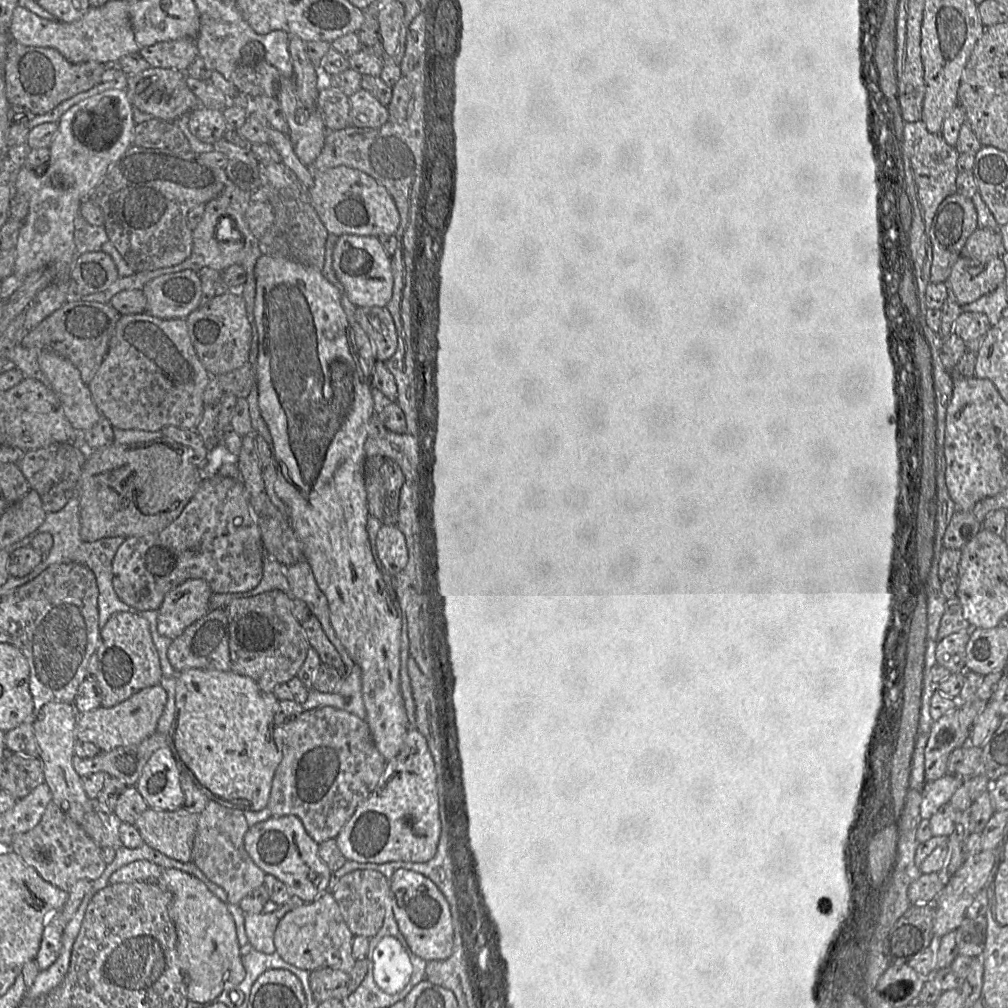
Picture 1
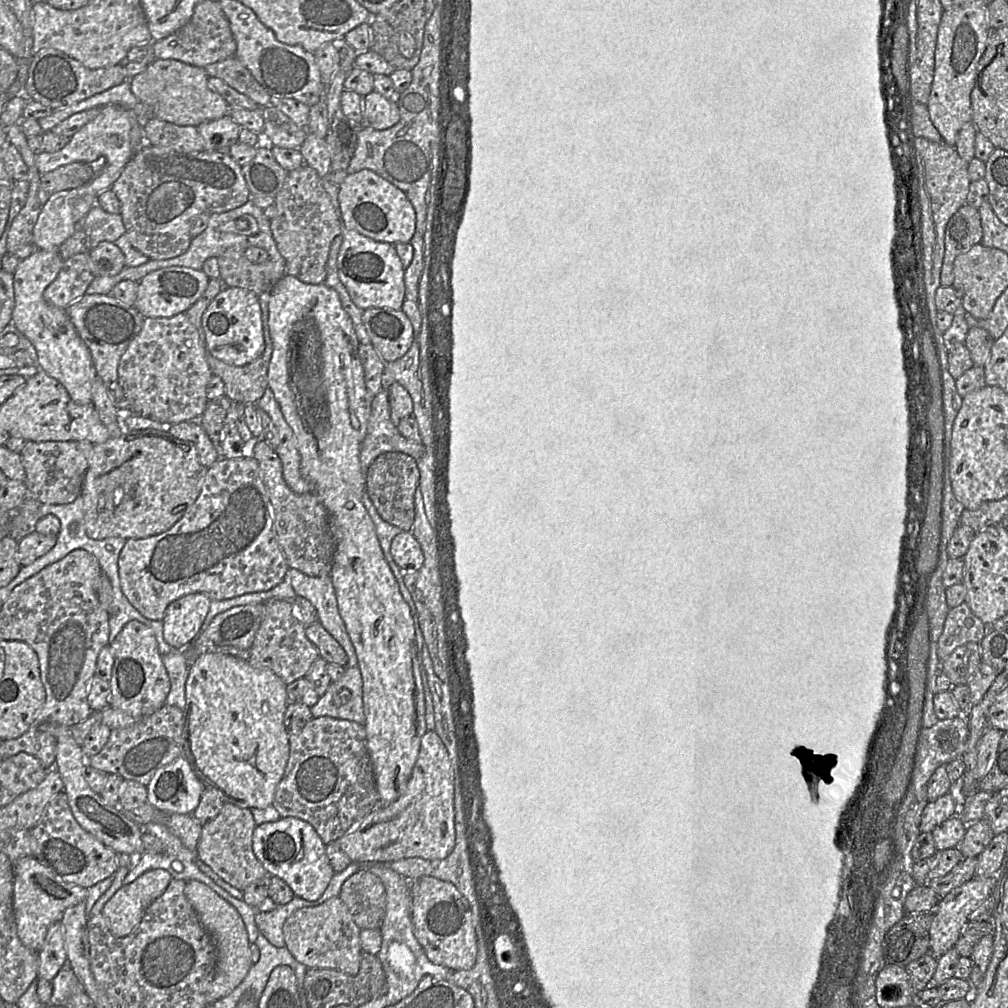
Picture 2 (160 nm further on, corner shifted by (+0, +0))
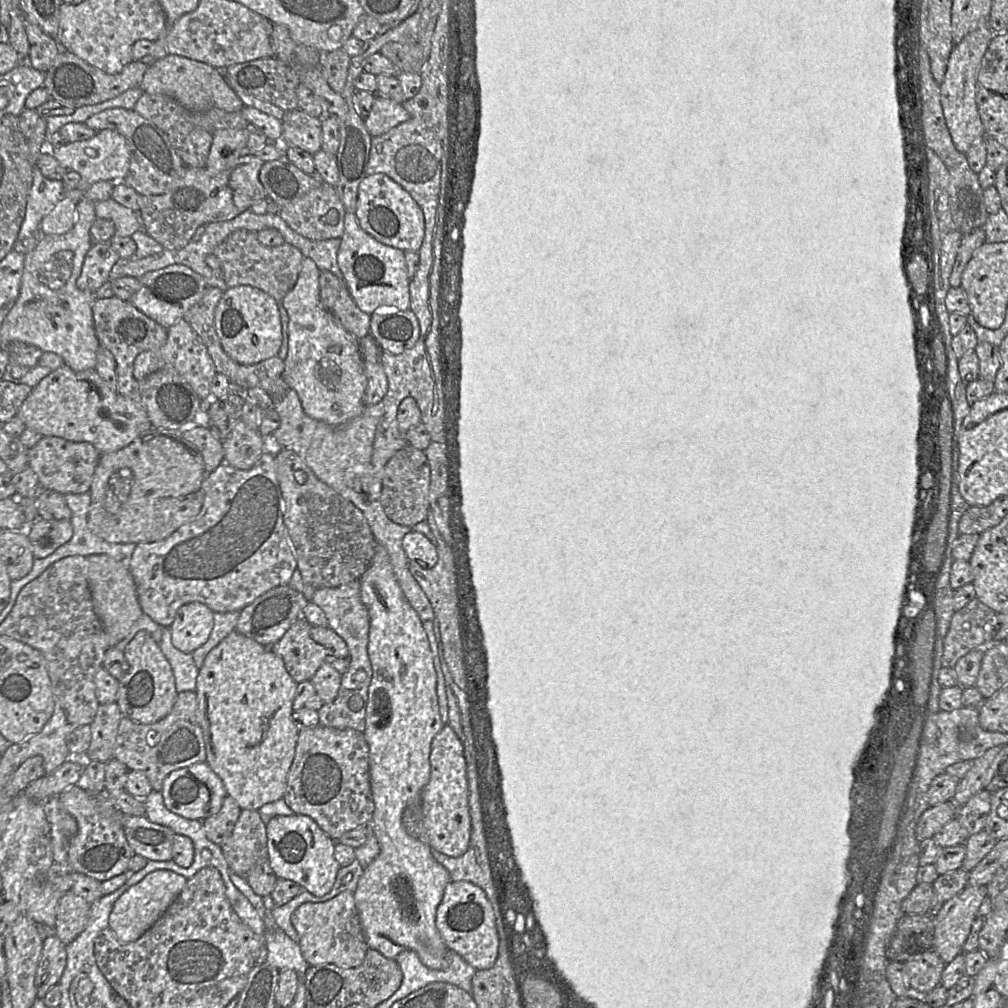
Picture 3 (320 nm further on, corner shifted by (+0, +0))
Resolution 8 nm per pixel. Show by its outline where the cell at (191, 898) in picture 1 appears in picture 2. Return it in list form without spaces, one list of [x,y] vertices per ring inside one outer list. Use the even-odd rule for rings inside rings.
[[[189,880],[184,892],[215,944],[216,968],[209,989],[209,1002],[214,1002],[230,994],[242,982],[253,964],[248,933],[238,911],[206,884],[198,880]]]

